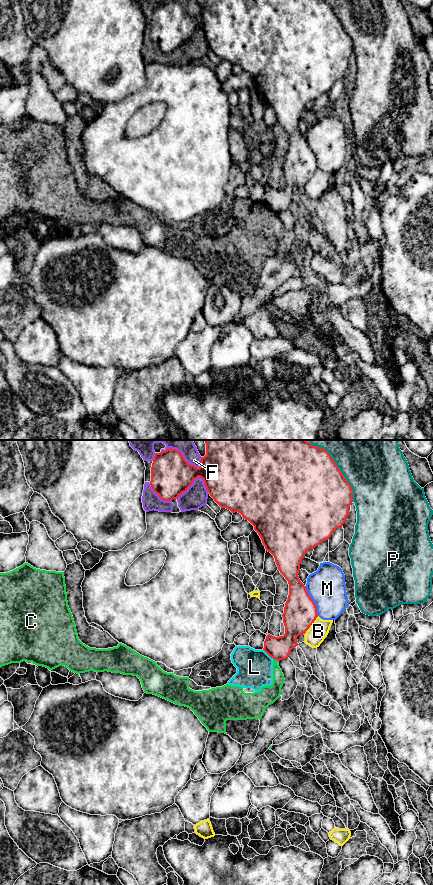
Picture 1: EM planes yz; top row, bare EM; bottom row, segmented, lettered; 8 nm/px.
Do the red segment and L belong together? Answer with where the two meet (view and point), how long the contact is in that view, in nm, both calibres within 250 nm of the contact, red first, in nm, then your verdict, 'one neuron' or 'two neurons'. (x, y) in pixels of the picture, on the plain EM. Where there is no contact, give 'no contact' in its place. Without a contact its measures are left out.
contact yz (269, 207); length 130 nm; calibres 190 and 280 nm; two neurons

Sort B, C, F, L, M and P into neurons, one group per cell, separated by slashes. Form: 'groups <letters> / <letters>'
groups B / C L / F / M / P

